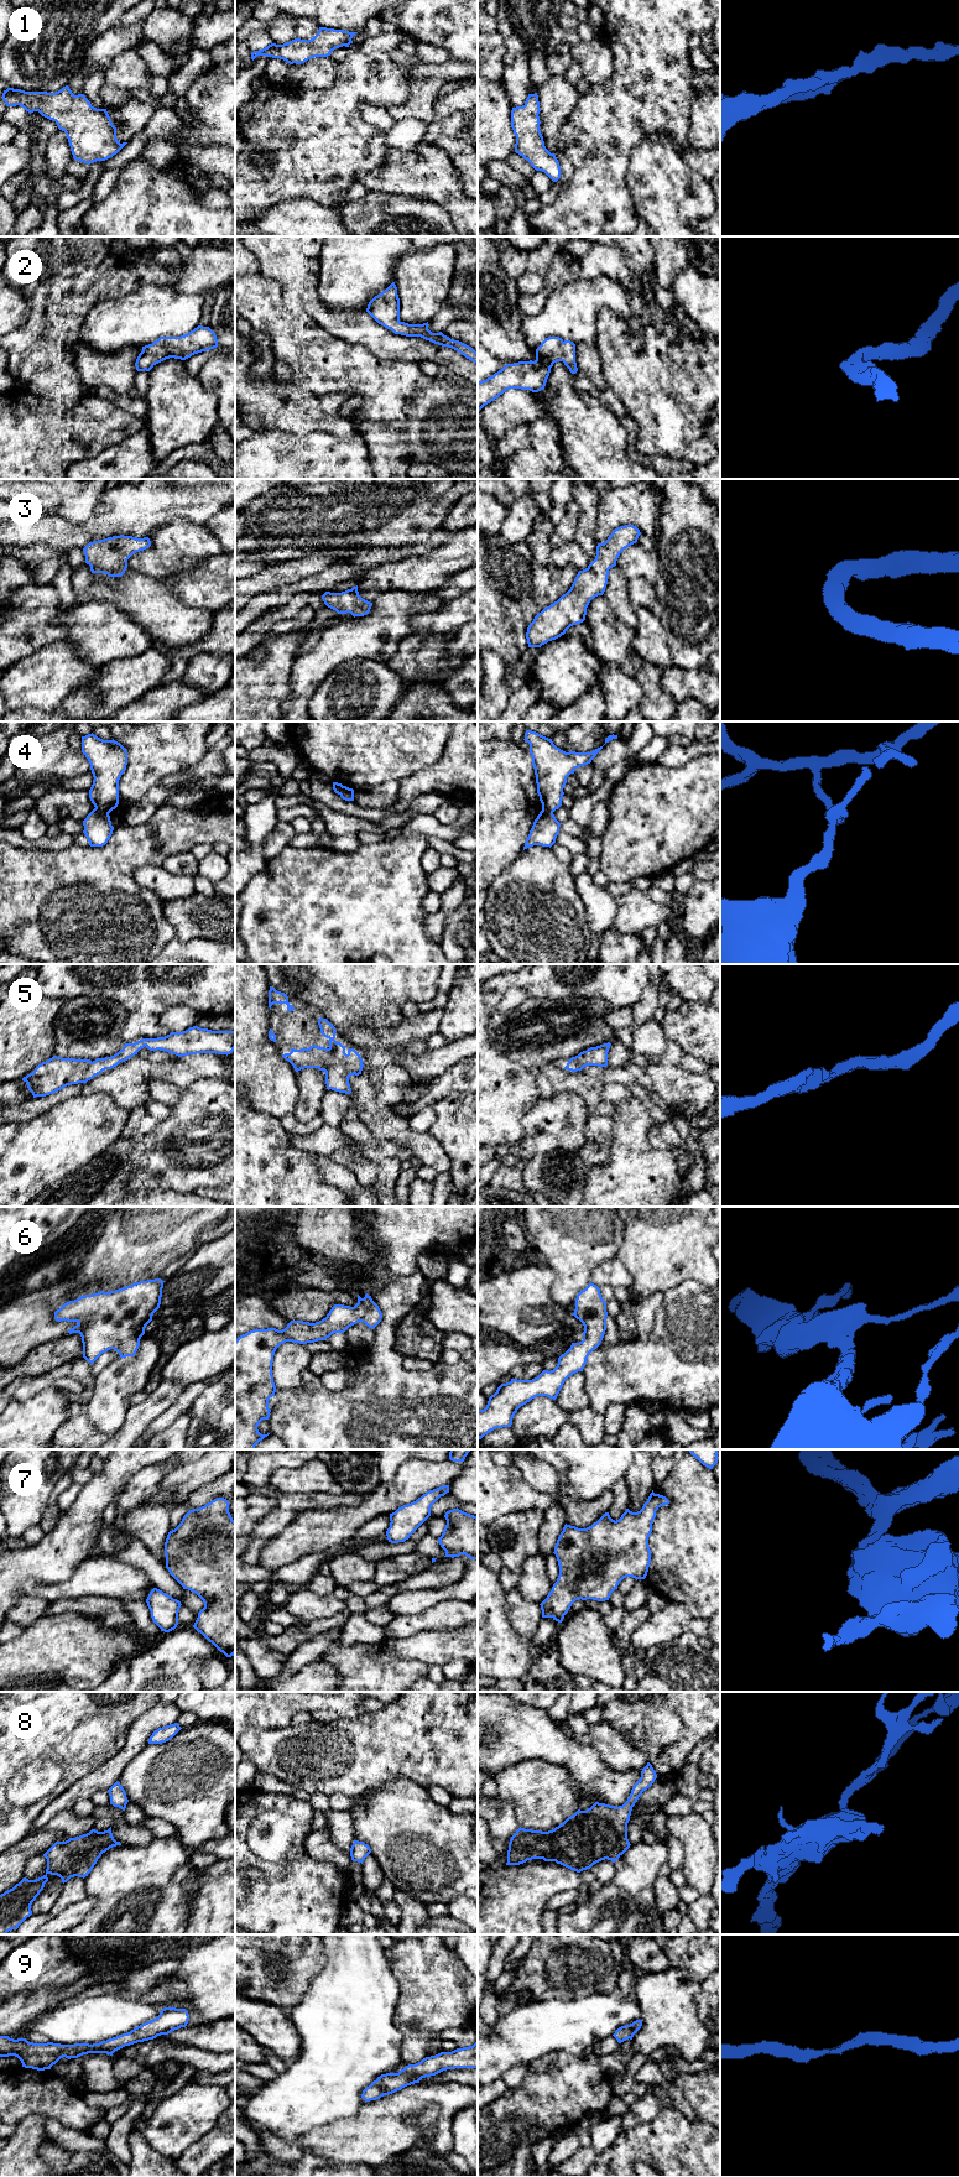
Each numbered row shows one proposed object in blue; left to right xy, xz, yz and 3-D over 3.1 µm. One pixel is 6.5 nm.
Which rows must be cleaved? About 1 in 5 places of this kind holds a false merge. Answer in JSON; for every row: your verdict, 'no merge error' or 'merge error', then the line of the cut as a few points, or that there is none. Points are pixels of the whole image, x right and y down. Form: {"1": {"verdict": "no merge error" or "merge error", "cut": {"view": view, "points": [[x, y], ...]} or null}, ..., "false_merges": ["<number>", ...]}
{"1": {"verdict": "no merge error", "cut": null}, "2": {"verdict": "no merge error", "cut": null}, "3": {"verdict": "no merge error", "cut": null}, "4": {"verdict": "merge error", "cut": {"view": "xy", "points": [[95, 807], [108, 813]]}}, "5": {"verdict": "no merge error", "cut": null}, "6": {"verdict": "no merge error", "cut": null}, "7": {"verdict": "no merge error", "cut": null}, "8": {"verdict": "no merge error", "cut": null}, "9": {"verdict": "no merge error", "cut": null}, "false_merges": ["4"]}

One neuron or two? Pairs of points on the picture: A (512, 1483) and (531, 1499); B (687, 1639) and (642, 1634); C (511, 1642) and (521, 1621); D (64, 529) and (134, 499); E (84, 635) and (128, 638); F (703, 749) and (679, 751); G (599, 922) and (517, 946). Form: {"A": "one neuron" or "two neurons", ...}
{"A": "one neuron", "B": "two neurons", "C": "two neurons", "D": "one neuron", "E": "one neuron", "F": "one neuron", "G": "two neurons"}

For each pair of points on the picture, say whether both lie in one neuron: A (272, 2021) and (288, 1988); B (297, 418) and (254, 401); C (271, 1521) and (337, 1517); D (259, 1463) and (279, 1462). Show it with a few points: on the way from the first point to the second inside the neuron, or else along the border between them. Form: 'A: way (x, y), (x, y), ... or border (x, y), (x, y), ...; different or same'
A: border (251, 1999), (261, 1999), (288, 2010); different
B: way (286, 409), (271, 401), (265, 401); same
C: border (314, 1508), (300, 1510), (274, 1537); different
D: way (264, 1463), (274, 1462); same

